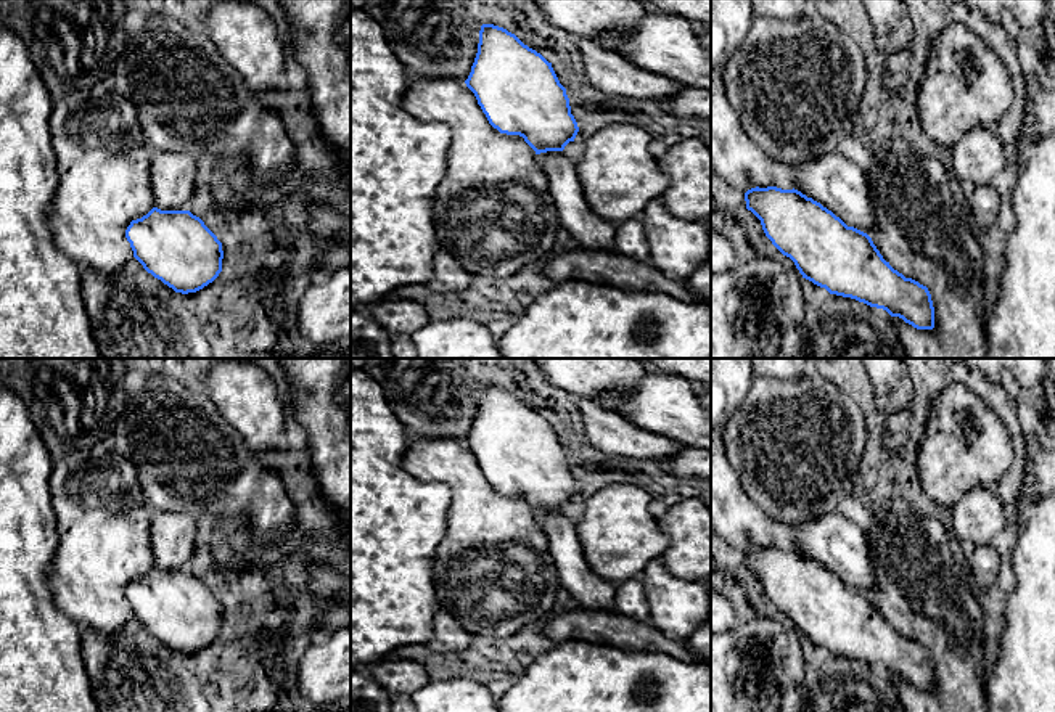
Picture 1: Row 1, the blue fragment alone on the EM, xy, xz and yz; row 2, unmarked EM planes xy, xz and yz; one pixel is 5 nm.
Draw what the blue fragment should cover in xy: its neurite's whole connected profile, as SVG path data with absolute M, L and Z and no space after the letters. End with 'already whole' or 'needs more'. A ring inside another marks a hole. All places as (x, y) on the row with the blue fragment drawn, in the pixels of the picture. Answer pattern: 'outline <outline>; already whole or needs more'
outline M153 207L142 219L132 220L125 230L133 257L143 268L175 293L196 293L212 283L222 272L222 243L190 211L161 211Z; already whole

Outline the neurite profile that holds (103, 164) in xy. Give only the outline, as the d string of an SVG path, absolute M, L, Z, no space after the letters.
M111 87L103 93L68 92L51 101L48 129L58 161L58 186L47 215L55 246L82 268L114 276L133 259L127 227L154 207L151 151L143 141L137 109Z

